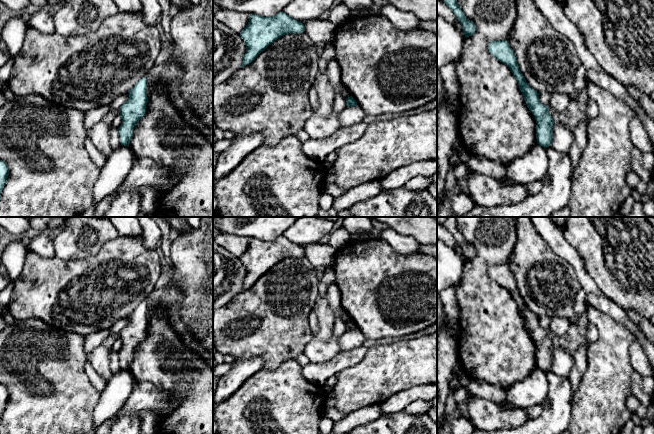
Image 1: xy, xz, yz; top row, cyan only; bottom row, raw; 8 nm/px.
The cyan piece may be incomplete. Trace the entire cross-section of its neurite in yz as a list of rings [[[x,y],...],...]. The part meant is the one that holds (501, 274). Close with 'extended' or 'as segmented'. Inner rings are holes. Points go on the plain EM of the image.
[[[507,264],[492,265],[488,268],[489,276],[500,286],[507,289],[515,300],[519,312],[524,320],[524,324],[536,344],[537,367],[547,372],[551,370],[553,363],[552,350],[553,341],[549,337],[549,331],[543,329],[539,324],[539,317],[534,315],[526,306],[521,297],[514,275]]] | as segmented

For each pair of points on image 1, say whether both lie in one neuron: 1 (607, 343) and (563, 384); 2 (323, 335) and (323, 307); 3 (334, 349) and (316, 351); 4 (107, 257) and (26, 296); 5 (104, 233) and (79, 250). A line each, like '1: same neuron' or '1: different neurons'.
1: different neurons
2: same neuron
3: same neuron
4: same neuron
5: same neuron

